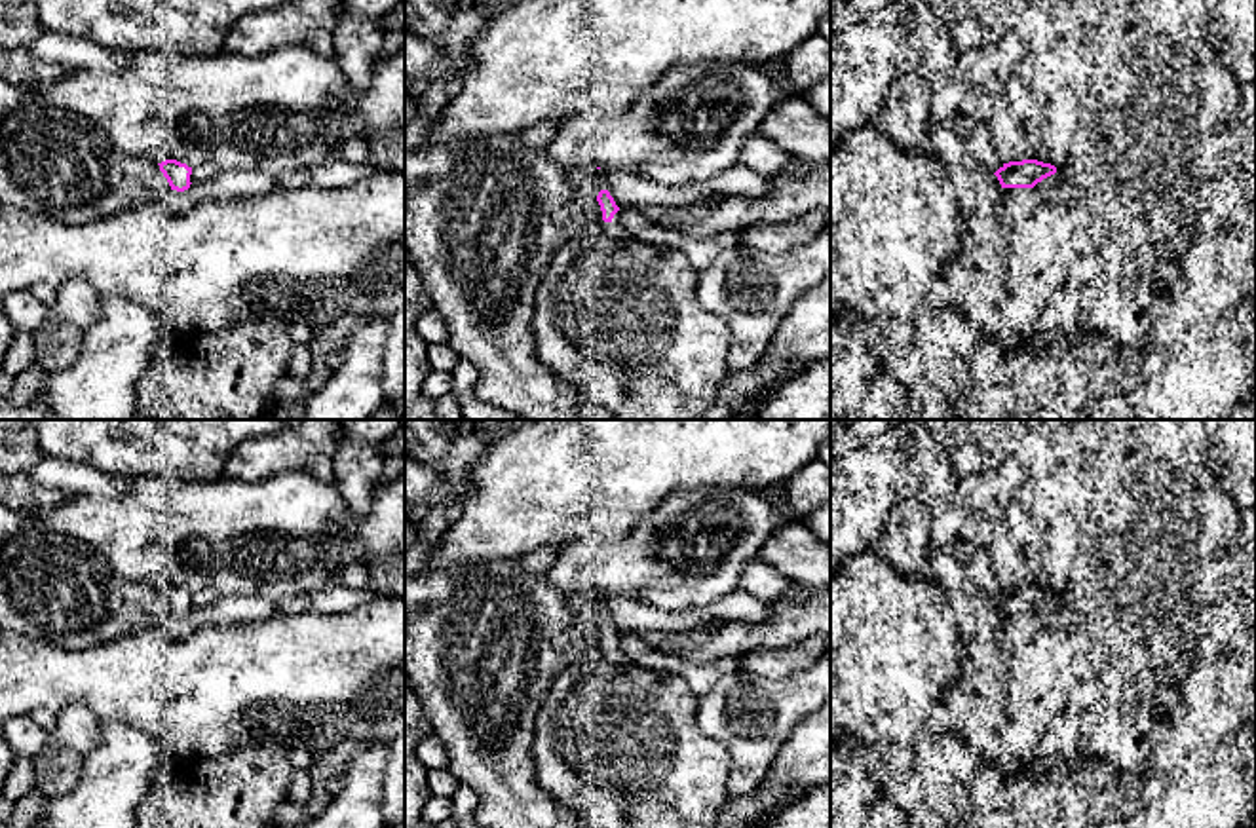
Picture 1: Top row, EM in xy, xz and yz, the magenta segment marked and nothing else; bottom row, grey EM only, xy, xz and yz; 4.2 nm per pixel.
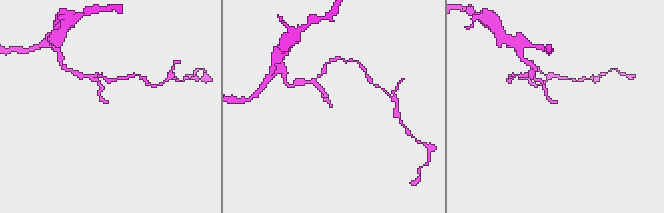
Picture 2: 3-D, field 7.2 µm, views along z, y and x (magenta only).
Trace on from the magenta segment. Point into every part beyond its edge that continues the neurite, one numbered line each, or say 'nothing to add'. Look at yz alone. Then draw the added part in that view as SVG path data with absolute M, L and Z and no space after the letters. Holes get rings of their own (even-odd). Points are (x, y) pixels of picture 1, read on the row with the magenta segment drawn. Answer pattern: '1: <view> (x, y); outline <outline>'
nothing to add

